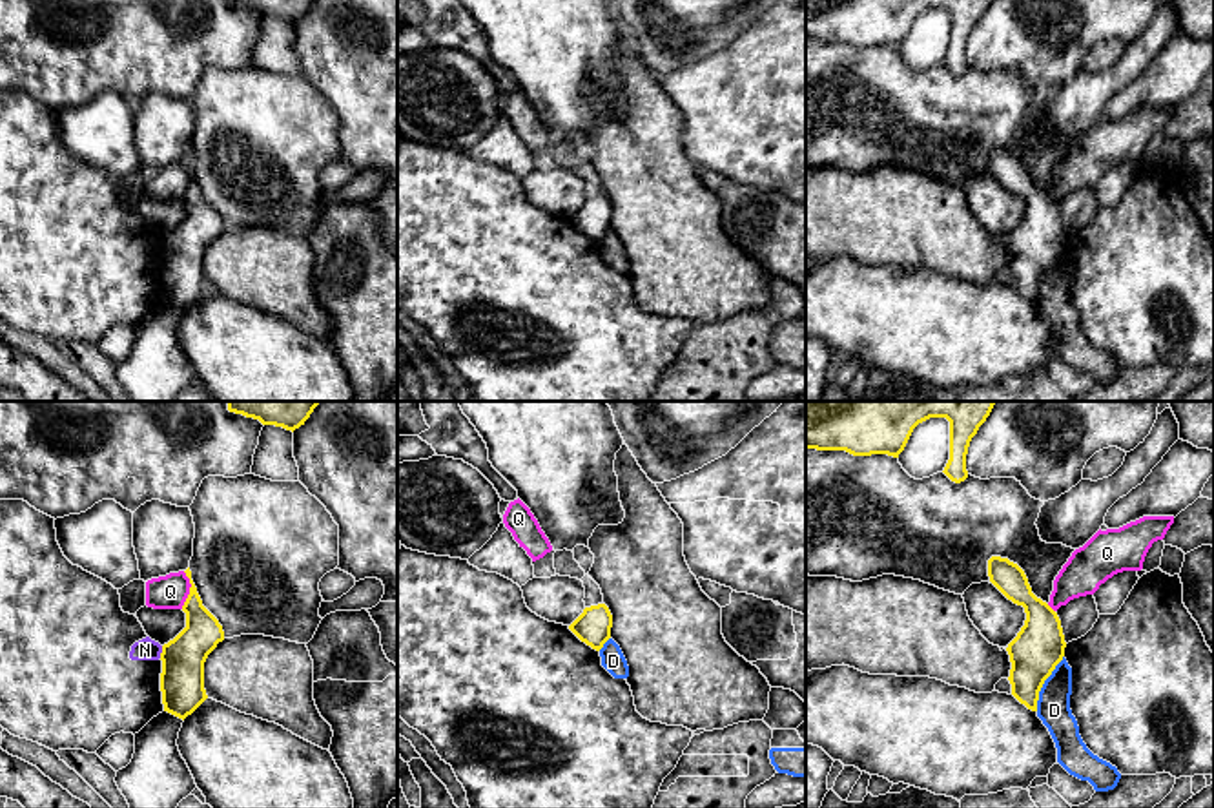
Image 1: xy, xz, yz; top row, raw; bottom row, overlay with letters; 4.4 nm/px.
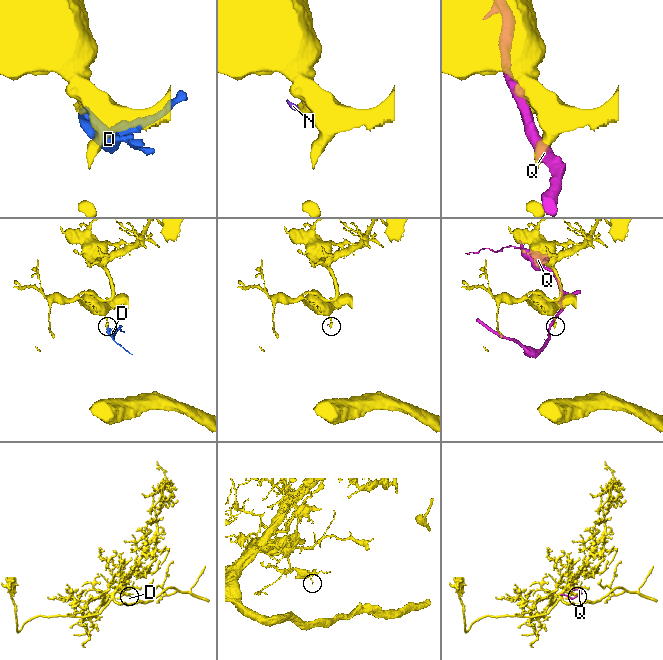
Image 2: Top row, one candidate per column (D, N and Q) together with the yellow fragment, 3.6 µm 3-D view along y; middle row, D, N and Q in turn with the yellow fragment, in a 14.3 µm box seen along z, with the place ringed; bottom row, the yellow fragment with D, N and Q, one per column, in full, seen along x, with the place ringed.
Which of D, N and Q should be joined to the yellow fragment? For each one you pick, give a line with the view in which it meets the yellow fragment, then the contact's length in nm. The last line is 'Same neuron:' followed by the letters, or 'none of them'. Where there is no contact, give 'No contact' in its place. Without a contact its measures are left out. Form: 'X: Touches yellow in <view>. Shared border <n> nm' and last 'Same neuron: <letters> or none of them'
Same neuron: none of them

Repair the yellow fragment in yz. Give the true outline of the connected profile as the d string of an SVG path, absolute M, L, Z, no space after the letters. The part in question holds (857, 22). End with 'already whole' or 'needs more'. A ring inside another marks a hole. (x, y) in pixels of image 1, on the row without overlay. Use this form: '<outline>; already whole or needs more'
M806 0L806 40L899 49L919 15L946 9L950 51L942 64L961 75L968 69L970 33L990 4L992 0Z; already whole

